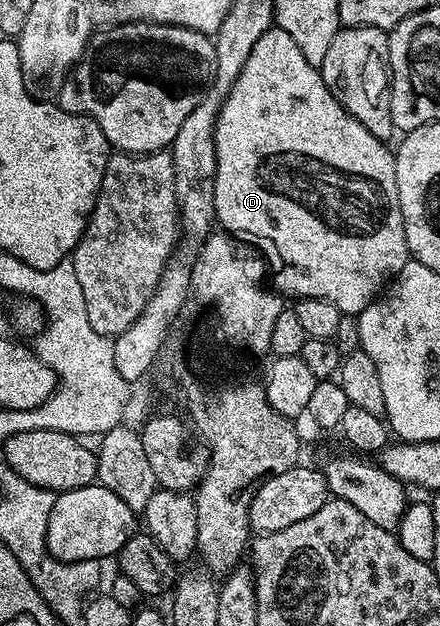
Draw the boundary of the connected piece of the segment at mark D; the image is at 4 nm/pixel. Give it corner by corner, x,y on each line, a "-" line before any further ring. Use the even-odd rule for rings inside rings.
271,25
264,33
264,37
260,37
260,41
252,45
248,61
244,61
244,69
240,69
240,75
236,77
232,89
222,102
222,108
218,111
214,140
216,141
214,218
217,226
234,237
247,235
250,239
263,239
274,250
274,255
278,258
278,264
274,267
275,292
283,296
294,295
293,297
298,299
332,301
343,315
356,317
369,303
378,298
383,288
398,276
400,269
404,269
404,265
412,258
404,233
404,217
400,213
394,151
386,148
387,144
383,140
368,133
368,129
364,129
364,125
360,125
356,117
349,115
338,104
336,97
332,97
328,85
324,85
321,70
313,67
304,58
304,53
300,53
296,41
292,41
292,37
284,33
284,29

